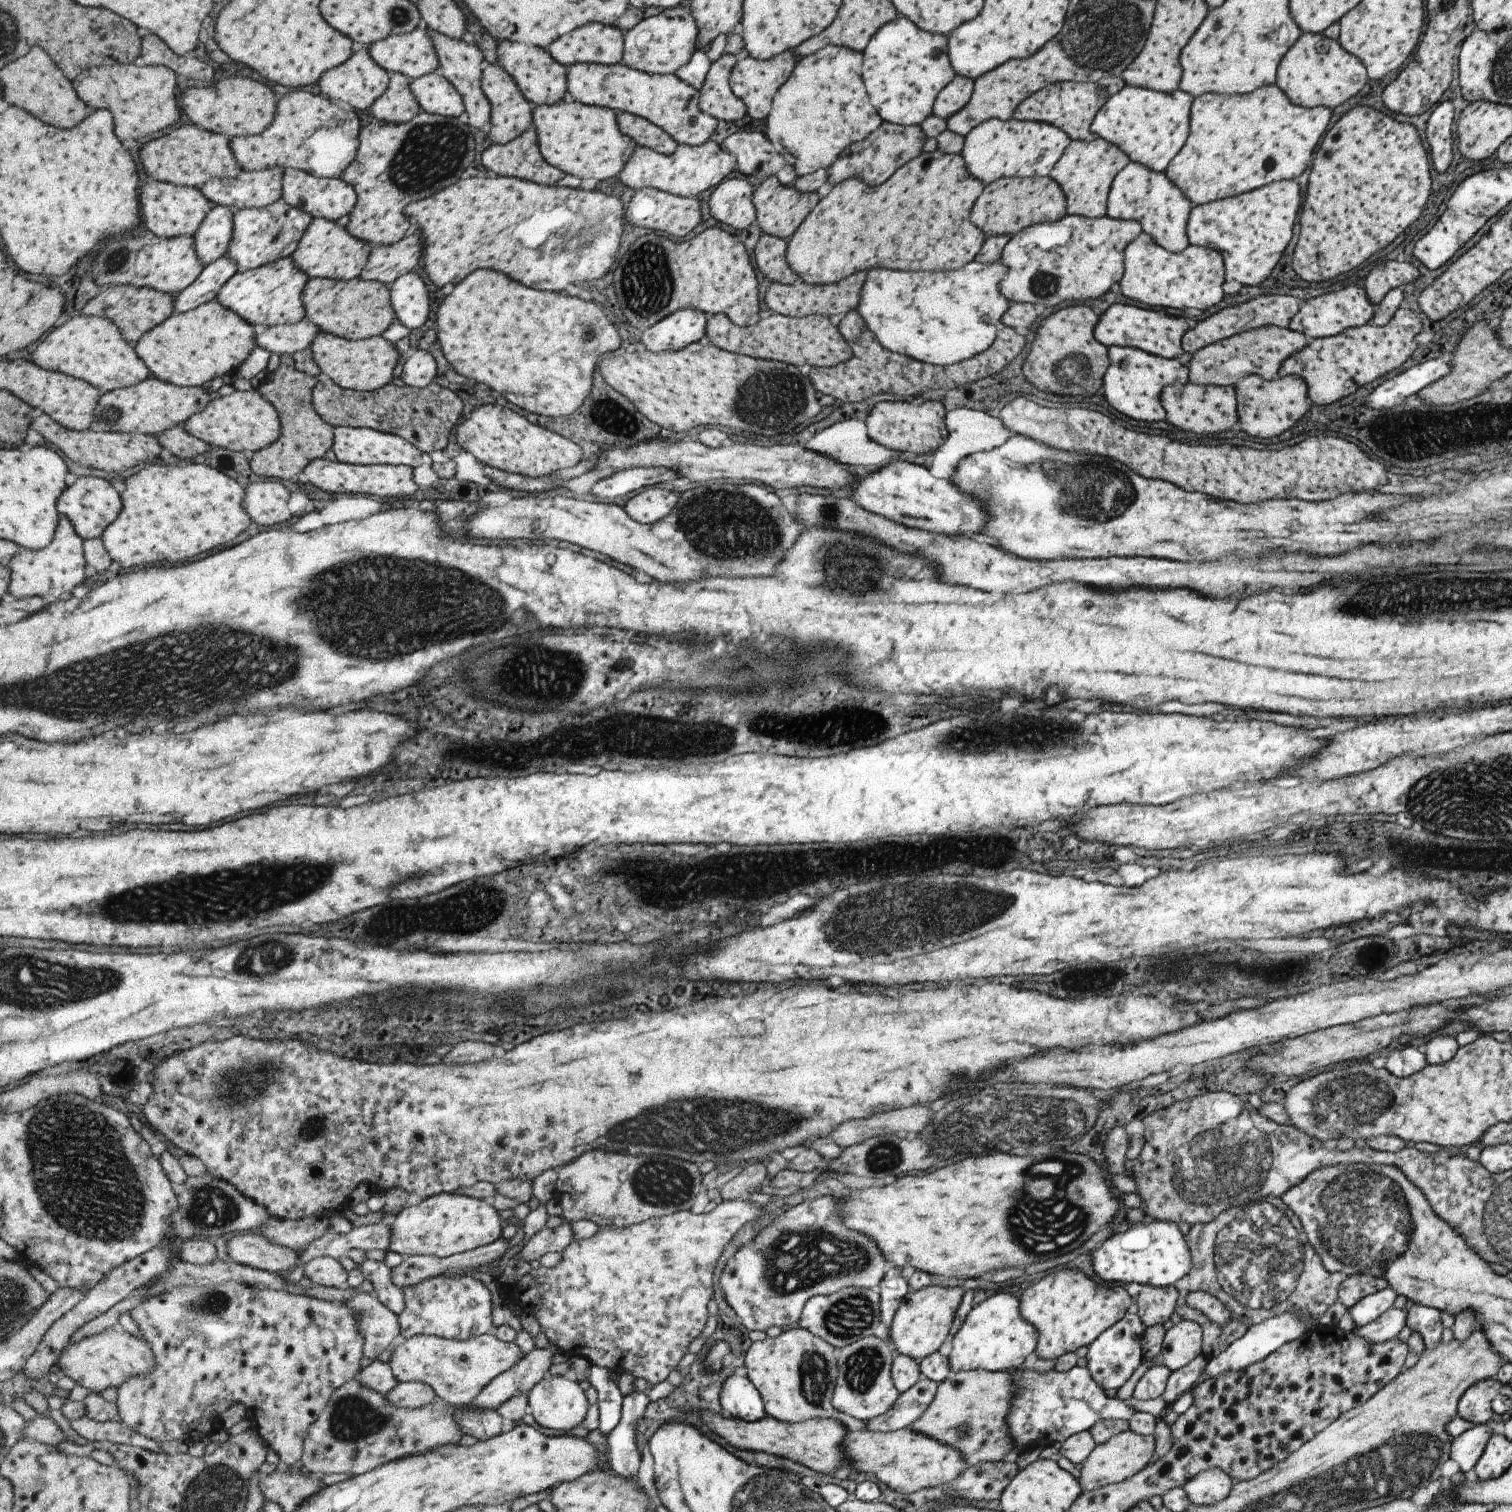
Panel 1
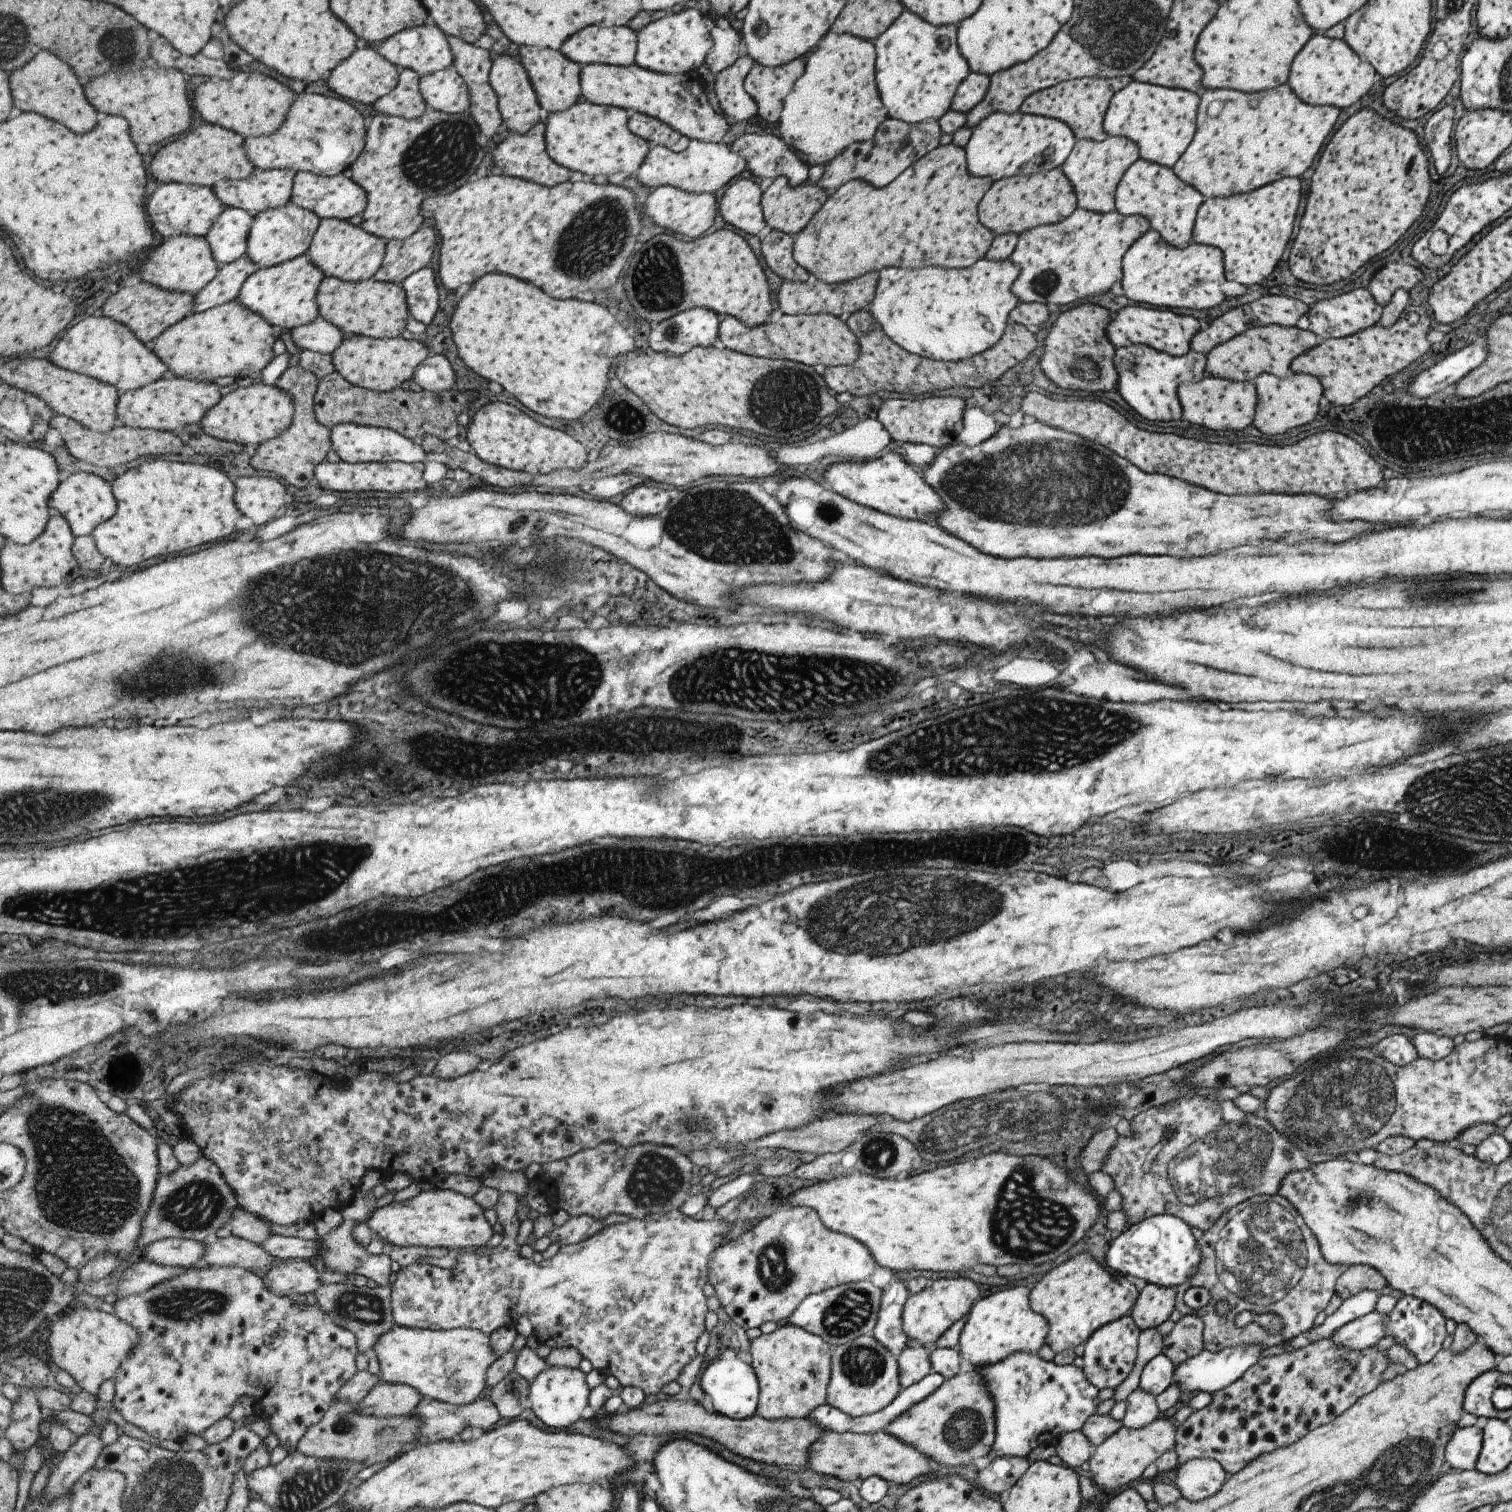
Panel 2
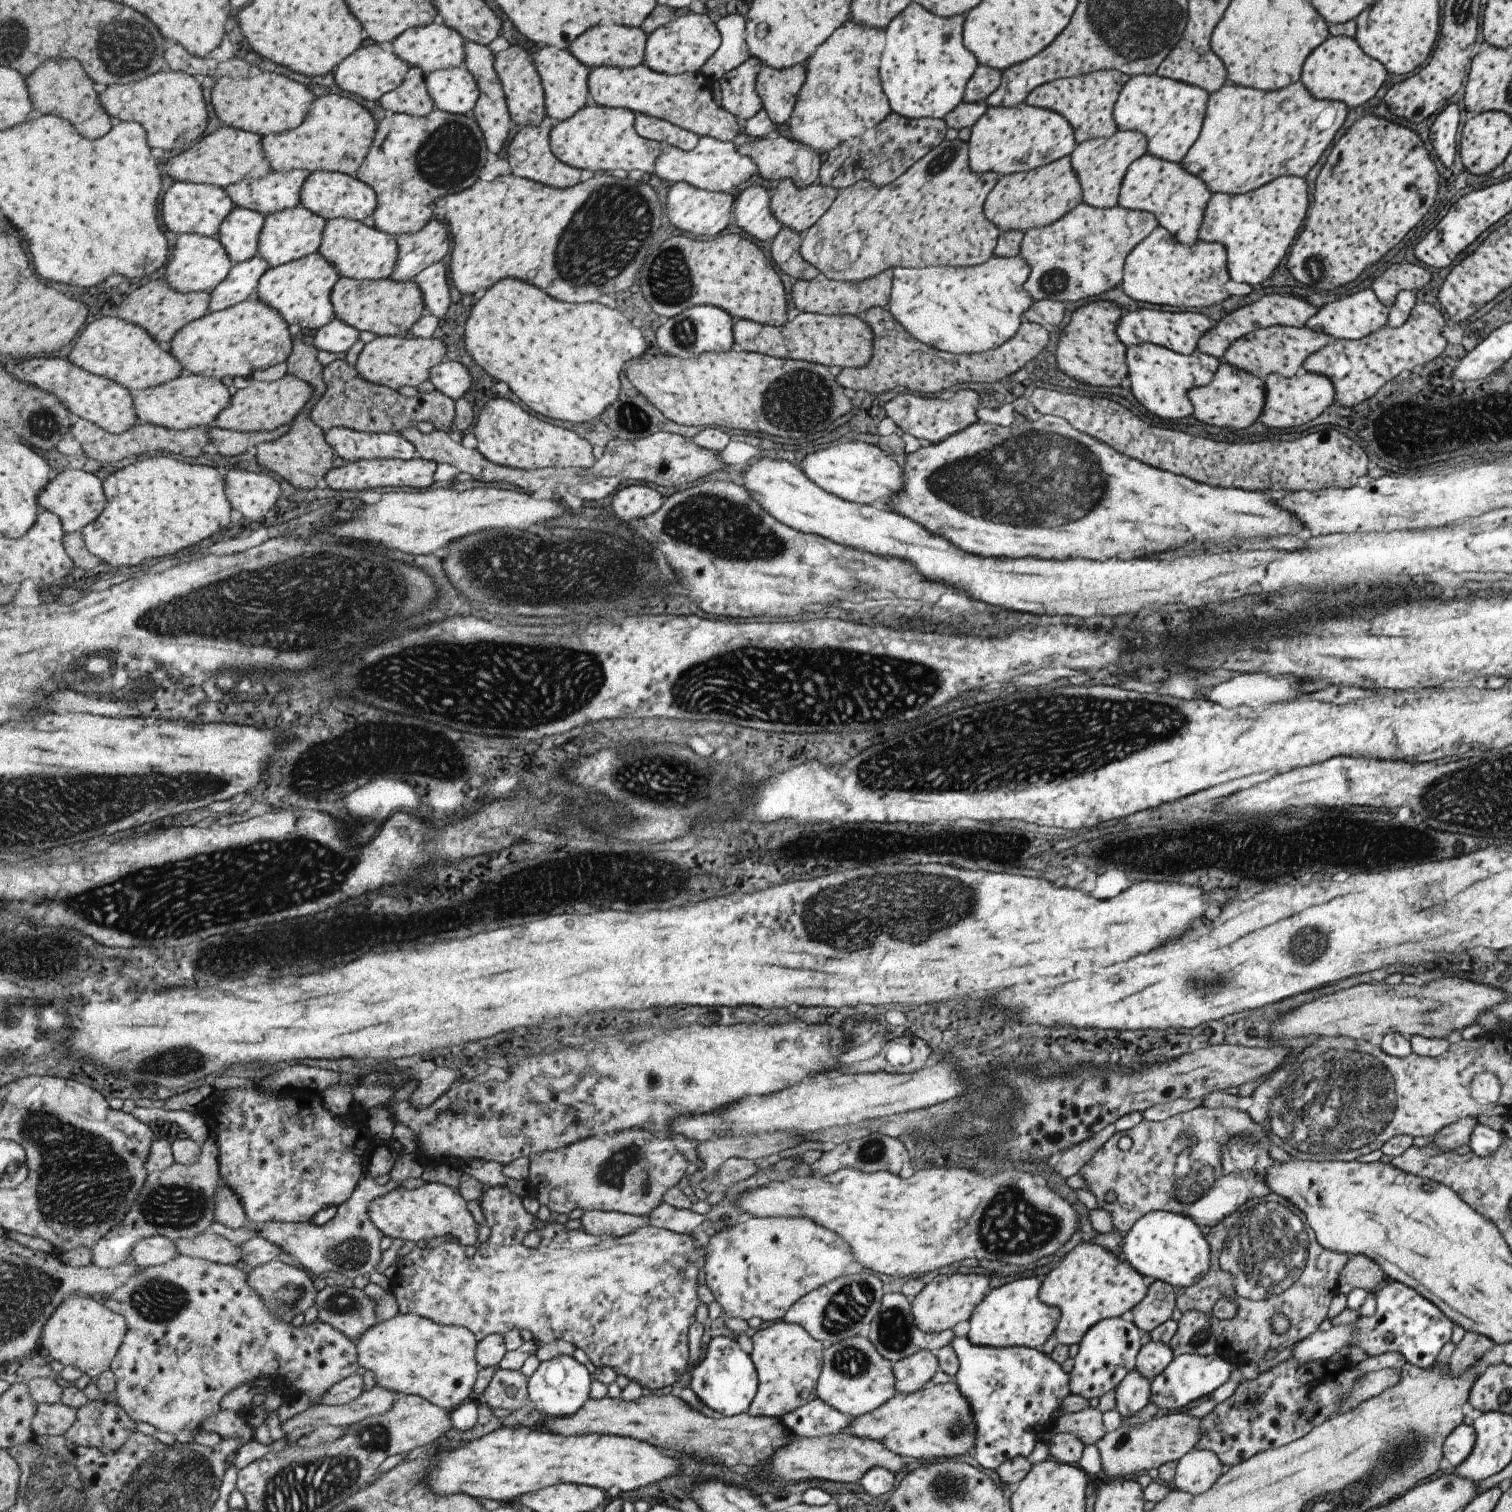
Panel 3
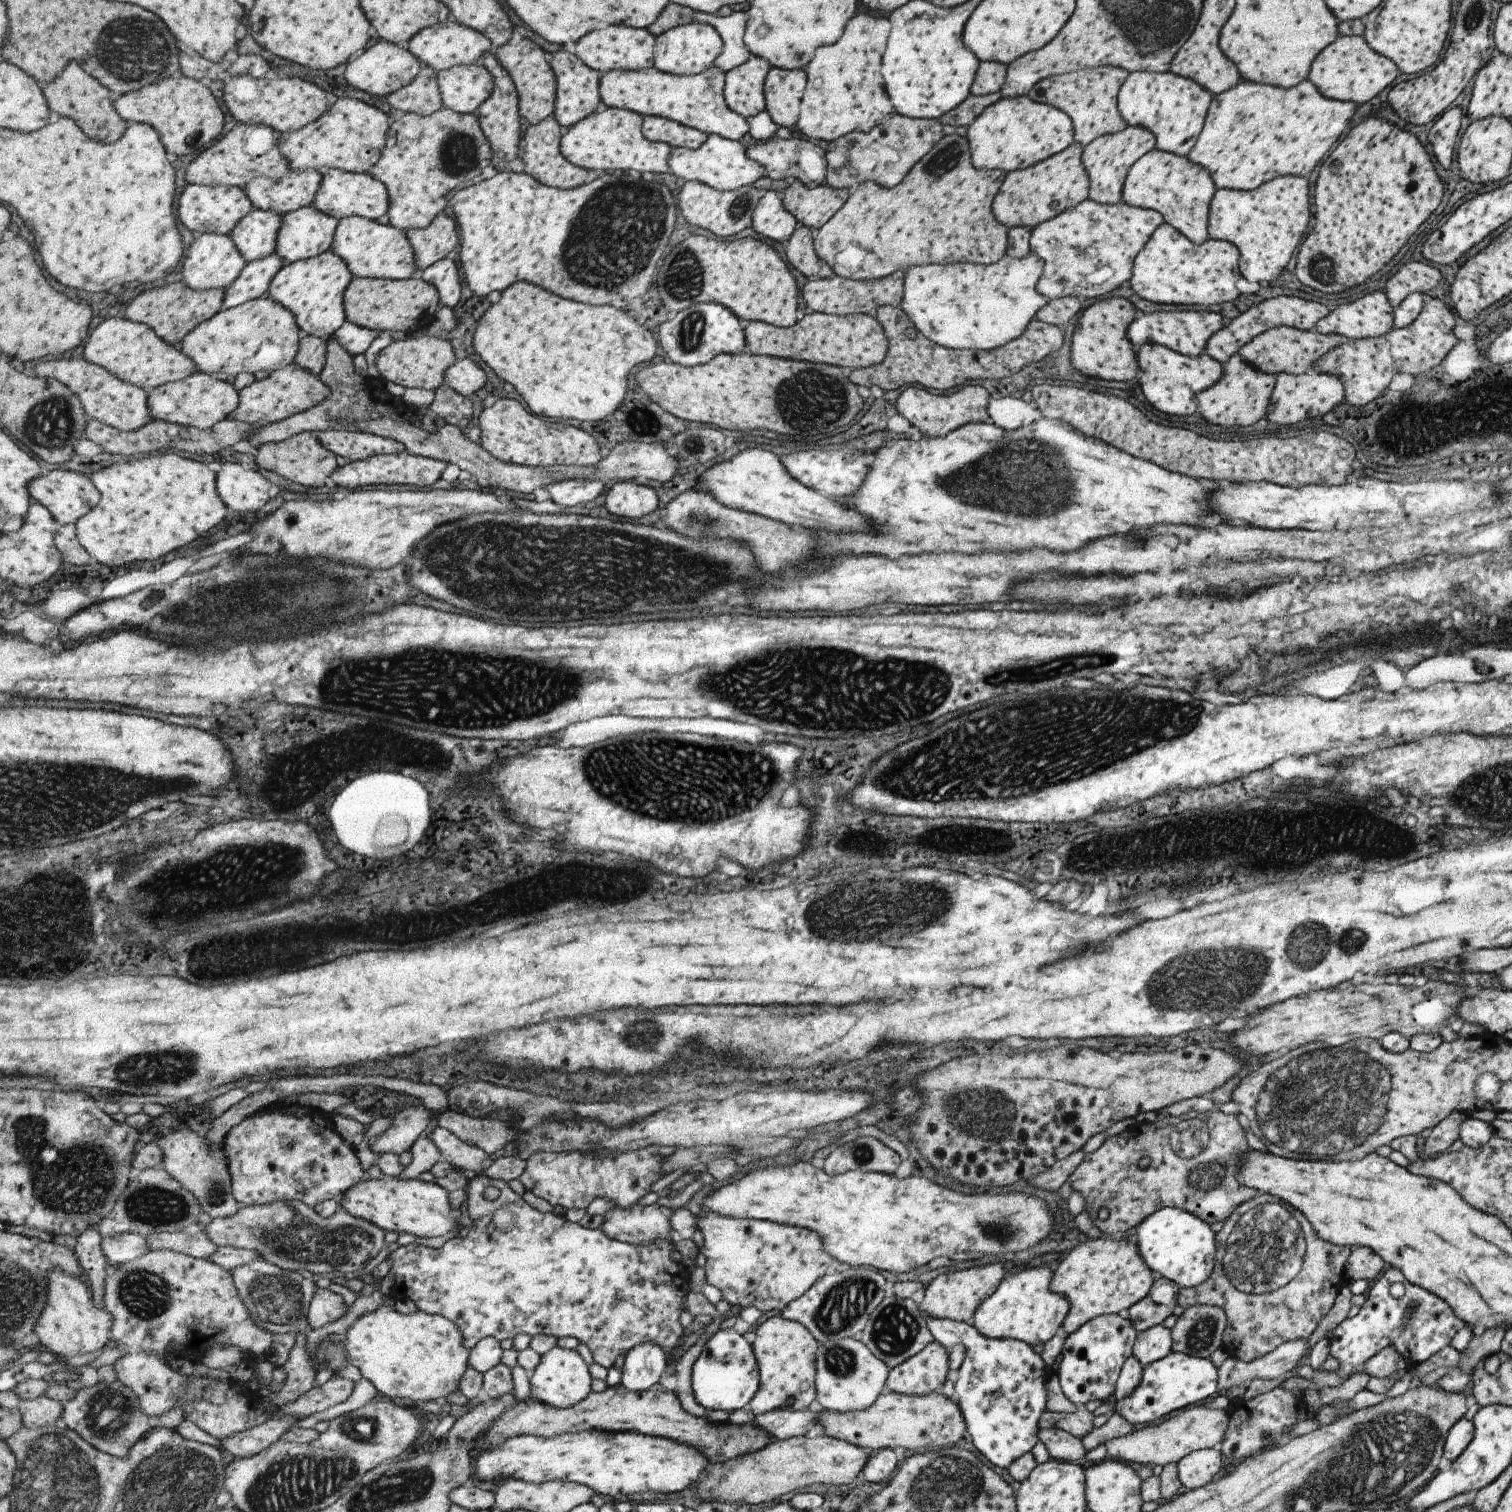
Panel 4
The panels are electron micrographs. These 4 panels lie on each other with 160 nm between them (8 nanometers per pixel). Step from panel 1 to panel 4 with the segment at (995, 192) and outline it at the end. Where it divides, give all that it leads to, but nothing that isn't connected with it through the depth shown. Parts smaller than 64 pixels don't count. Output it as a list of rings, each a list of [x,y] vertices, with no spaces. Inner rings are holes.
[[[1073,140],[1067,148],[1037,164],[1006,173],[991,205],[995,220],[1007,228],[1033,228],[1087,199],[1088,176],[1080,161],[1081,153],[1082,146]]]

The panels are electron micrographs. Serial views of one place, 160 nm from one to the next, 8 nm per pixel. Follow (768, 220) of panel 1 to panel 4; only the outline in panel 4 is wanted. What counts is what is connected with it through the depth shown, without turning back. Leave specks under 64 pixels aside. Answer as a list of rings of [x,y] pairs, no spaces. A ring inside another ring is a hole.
[[[794,180],[781,193],[781,200],[799,225],[814,231],[821,228],[845,204],[849,193],[848,189],[836,189],[827,184],[807,188],[801,181]]]

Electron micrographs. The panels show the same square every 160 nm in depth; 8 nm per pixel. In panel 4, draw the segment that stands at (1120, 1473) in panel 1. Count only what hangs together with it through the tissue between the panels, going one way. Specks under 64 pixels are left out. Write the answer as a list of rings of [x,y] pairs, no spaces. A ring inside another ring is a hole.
[[[1193,1406],[1175,1412],[1173,1417],[1159,1423],[1145,1426],[1131,1431],[1122,1437],[1105,1442],[1106,1453],[1109,1459],[1115,1459],[1131,1464],[1160,1464],[1177,1462],[1186,1454],[1199,1449],[1216,1448],[1224,1439],[1230,1416],[1225,1409],[1213,1409],[1208,1406]]]

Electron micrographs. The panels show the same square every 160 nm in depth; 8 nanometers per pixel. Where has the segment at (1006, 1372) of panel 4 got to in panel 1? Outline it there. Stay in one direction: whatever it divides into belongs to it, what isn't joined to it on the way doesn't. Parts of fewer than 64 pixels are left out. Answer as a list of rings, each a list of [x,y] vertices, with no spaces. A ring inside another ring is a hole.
[[[1020,1365],[1007,1372],[1012,1375],[1014,1391],[1005,1415],[1005,1424],[1015,1446],[1003,1455],[1002,1460],[1008,1463],[1015,1463],[1015,1458],[1030,1446],[1045,1447],[1053,1442],[1062,1443],[1072,1434],[1087,1431],[1098,1420],[1127,1421],[1134,1411],[1128,1405],[1128,1400],[1107,1397],[1086,1368],[1075,1365],[1063,1372],[1053,1368],[1040,1374]]]

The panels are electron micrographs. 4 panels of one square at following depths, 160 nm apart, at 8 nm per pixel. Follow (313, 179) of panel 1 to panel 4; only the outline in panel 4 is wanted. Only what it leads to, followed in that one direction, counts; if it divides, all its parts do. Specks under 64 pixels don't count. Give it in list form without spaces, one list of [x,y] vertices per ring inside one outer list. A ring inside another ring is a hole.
[[[338,168],[326,170],[324,182],[314,203],[318,209],[331,216],[342,219],[345,217],[362,216],[377,220],[387,214],[390,209],[390,192],[388,186],[377,180],[371,173],[354,173]]]

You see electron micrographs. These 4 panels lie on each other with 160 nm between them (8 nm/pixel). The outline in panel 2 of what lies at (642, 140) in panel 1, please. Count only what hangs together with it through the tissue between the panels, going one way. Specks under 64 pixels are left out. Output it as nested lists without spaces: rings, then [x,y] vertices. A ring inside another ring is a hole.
[[[641,113],[629,114],[628,128],[633,134],[648,141],[650,146],[663,145],[676,153],[684,151],[690,141],[663,121]]]

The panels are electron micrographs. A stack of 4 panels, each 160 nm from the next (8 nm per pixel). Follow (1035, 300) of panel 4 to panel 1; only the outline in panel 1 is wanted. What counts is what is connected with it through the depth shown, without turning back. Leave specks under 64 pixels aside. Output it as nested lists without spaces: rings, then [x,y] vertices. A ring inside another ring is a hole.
[[[975,260],[951,272],[899,272],[873,268],[867,272],[867,280],[861,287],[857,312],[865,326],[888,351],[930,365],[949,366],[991,346],[1001,315],[1010,304],[1000,293],[998,285],[1006,273],[1007,268],[1001,262],[981,264]]]

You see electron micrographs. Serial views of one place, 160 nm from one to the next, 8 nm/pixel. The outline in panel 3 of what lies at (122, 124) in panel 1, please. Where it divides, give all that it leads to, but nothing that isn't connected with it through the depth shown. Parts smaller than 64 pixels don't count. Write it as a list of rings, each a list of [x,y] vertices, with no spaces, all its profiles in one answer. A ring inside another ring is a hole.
[[[161,71],[139,82],[113,85],[107,90],[101,88],[100,96],[111,116],[145,124],[145,128],[149,128],[149,144],[153,144],[153,148],[185,150],[189,148],[189,142],[199,140],[209,126],[209,108],[200,77],[183,71]]]

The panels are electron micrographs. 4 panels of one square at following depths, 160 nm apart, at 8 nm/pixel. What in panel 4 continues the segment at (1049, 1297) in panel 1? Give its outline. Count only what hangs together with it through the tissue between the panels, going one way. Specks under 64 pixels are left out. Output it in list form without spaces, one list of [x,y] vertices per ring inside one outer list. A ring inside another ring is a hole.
[[[1132,1237],[1083,1239],[1075,1245],[1052,1272],[1051,1292],[1063,1295],[1069,1301],[1069,1310],[1063,1319],[1060,1333],[1067,1336],[1084,1322],[1099,1315],[1114,1315],[1141,1300],[1153,1284],[1150,1268],[1144,1263]]]

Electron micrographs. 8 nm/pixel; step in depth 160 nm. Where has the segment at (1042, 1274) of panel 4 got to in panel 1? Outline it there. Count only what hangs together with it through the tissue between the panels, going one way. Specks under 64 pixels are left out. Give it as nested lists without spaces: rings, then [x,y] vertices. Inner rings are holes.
[[[996,1292],[975,1307],[971,1307],[960,1328],[951,1338],[948,1365],[951,1373],[979,1369],[1009,1371],[1019,1367],[1033,1352],[1038,1332],[1019,1312],[1019,1299],[1007,1292]]]

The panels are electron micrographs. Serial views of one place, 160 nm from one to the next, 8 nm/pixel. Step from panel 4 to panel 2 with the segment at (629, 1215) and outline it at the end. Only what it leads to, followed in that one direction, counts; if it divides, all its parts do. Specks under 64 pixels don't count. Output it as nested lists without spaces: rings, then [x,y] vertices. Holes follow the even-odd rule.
[[[581,1215],[570,1217],[565,1224],[537,1240],[533,1248],[534,1251],[545,1252],[553,1242],[559,1242],[559,1246],[575,1244],[595,1236],[605,1227],[601,1219],[594,1216]]]

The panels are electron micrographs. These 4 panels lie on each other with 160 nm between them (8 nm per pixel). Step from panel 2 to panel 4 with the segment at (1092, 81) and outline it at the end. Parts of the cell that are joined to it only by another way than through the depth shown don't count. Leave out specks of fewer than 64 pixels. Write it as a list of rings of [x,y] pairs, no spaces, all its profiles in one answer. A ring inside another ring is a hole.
[[[1119,67],[1082,68],[1038,80],[1026,95],[1032,101],[1050,104],[1064,112],[1073,125],[1073,140],[1084,147],[1098,136],[1111,135],[1126,127],[1116,107],[1116,96],[1127,75],[1128,72]]]

